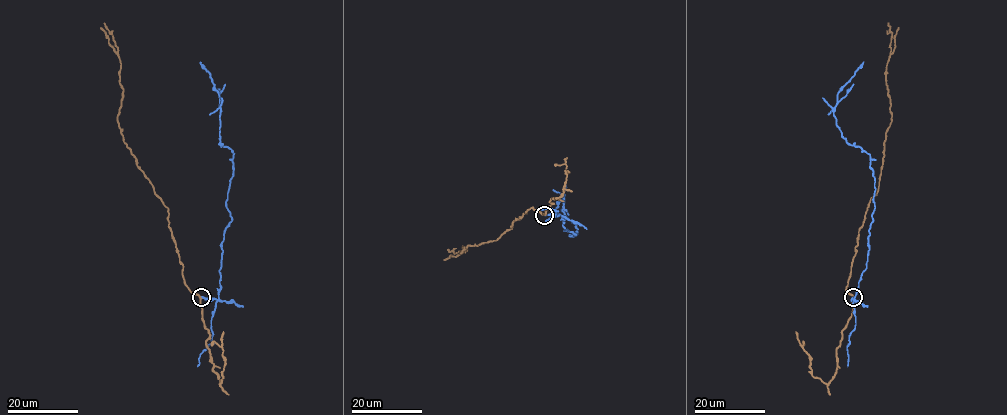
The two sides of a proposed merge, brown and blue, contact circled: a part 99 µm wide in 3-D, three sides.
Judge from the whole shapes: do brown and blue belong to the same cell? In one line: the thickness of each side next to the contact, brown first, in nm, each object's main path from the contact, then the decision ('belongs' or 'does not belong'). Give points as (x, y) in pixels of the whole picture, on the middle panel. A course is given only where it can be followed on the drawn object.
220/200 nm | brown via (545, 215), (529, 209), (497, 240), (468, 245), (461, 253), (466, 250), (463, 247), (457, 253), (448, 250) | blue via (545, 215), (561, 215), (565, 231), (576, 234), (562, 210), (563, 195), (544, 225) | does not belong

